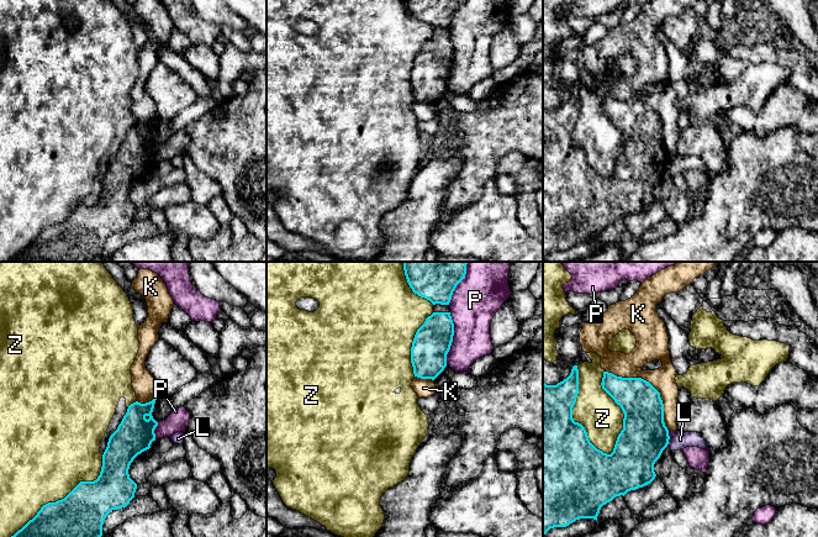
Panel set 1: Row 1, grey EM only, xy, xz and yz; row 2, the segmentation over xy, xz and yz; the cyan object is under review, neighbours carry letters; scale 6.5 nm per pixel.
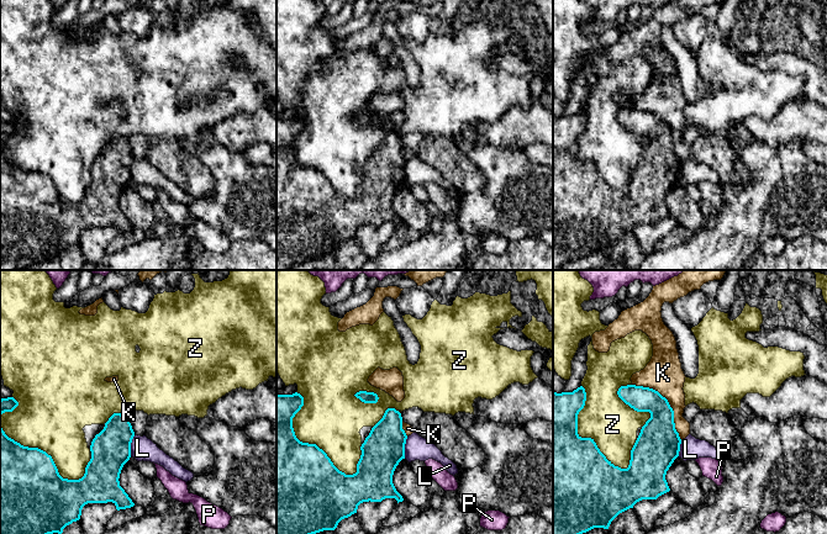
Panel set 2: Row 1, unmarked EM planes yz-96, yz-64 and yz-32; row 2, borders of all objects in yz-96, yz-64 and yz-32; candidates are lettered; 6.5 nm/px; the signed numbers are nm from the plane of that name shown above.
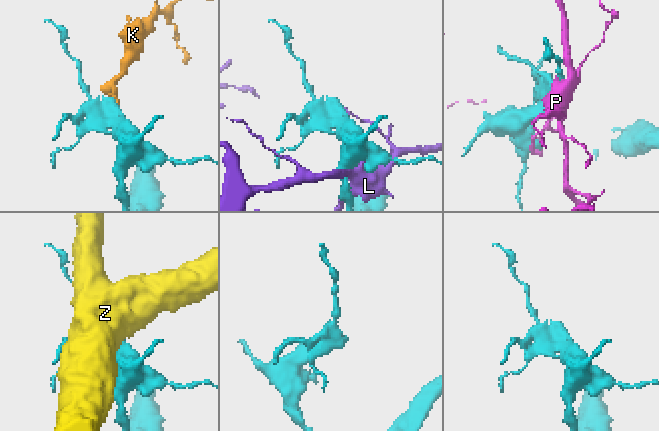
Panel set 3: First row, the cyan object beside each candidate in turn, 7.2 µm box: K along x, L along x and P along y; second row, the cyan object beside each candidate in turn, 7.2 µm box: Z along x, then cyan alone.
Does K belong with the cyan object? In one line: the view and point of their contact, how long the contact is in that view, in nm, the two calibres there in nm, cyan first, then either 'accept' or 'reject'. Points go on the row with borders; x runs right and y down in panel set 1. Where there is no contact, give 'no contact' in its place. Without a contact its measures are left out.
meets cyan in yz at (652, 385); contact 550 nm long; 260 nm thick on the cyan side, 180 nm on the other; reject

